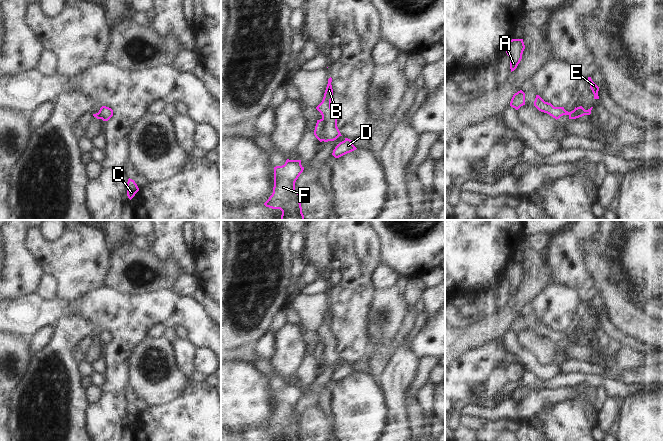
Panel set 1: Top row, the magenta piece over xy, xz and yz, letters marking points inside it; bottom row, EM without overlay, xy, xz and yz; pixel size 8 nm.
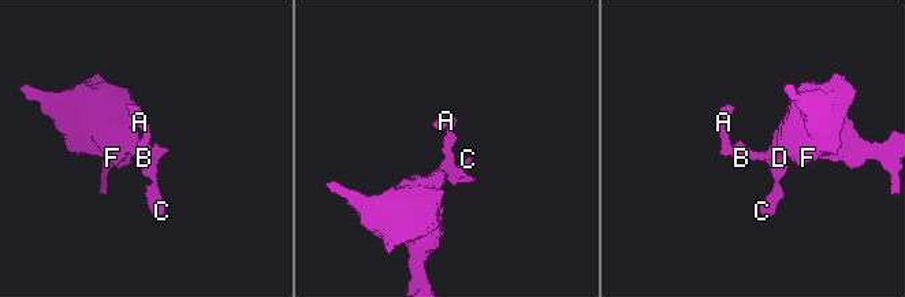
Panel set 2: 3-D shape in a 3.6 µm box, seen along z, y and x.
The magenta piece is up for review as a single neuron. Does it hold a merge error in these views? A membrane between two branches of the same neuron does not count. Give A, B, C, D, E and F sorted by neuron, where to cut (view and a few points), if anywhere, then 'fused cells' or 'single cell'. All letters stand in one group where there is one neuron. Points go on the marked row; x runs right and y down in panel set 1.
groups A B C D / E F; cut xz (321, 119), (323, 121), (323, 140); fused cells

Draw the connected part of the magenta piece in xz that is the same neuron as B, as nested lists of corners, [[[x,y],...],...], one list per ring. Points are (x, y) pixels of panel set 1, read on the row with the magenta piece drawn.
[[[332,78],[328,79],[328,84],[324,93],[322,102],[316,107],[316,109],[321,113],[322,120],[324,121],[323,126],[323,141],[334,141],[339,136],[342,136],[337,127],[337,116],[331,108],[331,100],[333,95],[332,89]]]

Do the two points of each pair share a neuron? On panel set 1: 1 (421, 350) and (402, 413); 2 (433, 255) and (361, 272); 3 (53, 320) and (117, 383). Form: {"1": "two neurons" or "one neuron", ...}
{"1": "two neurons", "2": "two neurons", "3": "one neuron"}

